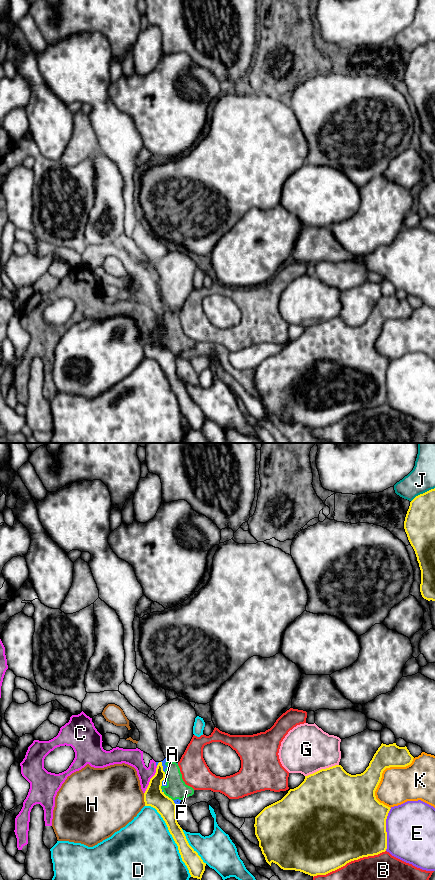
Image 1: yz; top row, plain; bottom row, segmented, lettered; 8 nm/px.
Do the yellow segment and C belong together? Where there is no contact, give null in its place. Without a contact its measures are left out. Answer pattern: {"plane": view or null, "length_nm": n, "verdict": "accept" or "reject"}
{"plane": "yz", "length_nm": 240, "verdict": "reject"}

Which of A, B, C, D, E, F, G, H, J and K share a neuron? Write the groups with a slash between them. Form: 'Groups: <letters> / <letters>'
Groups: A C F / B / D / E / G / H / J / K

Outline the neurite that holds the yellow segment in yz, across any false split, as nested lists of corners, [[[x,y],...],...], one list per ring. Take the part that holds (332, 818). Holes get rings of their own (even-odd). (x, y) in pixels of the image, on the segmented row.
[[[382,743],[361,774],[351,775],[341,765],[335,765],[305,776],[298,787],[290,789],[281,800],[265,807],[255,817],[255,835],[266,862],[270,866],[273,862],[283,870],[300,871],[314,877],[326,875],[351,861],[385,852],[386,819],[391,808],[376,799],[375,791],[386,768],[406,767],[413,758],[406,746]]]

